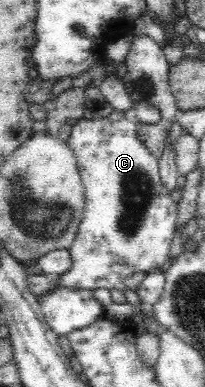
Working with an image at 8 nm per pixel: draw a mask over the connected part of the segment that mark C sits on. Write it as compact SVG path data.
M113 109L107 116L81 118L72 126L68 141L79 167L80 179L84 188L85 212L79 224L77 236L69 247L72 267L59 276L58 288L77 288L110 291L124 291L124 280L135 273L145 274L161 267L169 259L171 241L177 225L177 203L171 199L160 179L159 159L145 147L137 130L125 111Z

